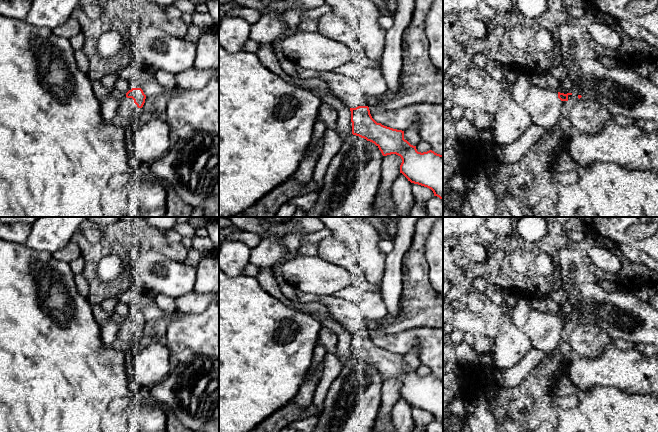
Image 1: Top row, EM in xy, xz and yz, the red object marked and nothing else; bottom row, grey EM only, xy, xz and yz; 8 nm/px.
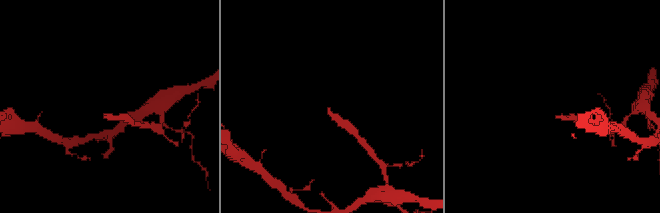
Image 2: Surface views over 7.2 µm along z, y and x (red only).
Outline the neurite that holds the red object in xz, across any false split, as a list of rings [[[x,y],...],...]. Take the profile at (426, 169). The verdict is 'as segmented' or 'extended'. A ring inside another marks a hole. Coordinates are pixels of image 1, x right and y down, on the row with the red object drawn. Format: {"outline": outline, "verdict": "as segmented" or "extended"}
{"outline": [[[276,54],[284,72],[299,79],[319,78],[322,79],[327,88],[333,92],[334,97],[338,98],[351,111],[352,134],[359,136],[374,143],[383,156],[396,154],[401,157],[400,173],[408,181],[431,189],[434,196],[443,200],[443,155],[437,154],[432,150],[418,152],[416,146],[411,145],[404,139],[404,131],[393,129],[377,123],[371,116],[367,102],[367,95],[359,82],[355,79],[333,71],[318,72],[315,70],[304,69],[295,62]]], "verdict": "extended"}

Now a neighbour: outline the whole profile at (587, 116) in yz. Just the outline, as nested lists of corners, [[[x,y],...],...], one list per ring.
[[[585,94],[578,100],[571,101],[569,120],[573,132],[592,134],[600,132],[614,117],[598,100],[590,99]]]

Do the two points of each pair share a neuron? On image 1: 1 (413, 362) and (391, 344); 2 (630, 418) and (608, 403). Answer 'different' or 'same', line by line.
1: different
2: same

